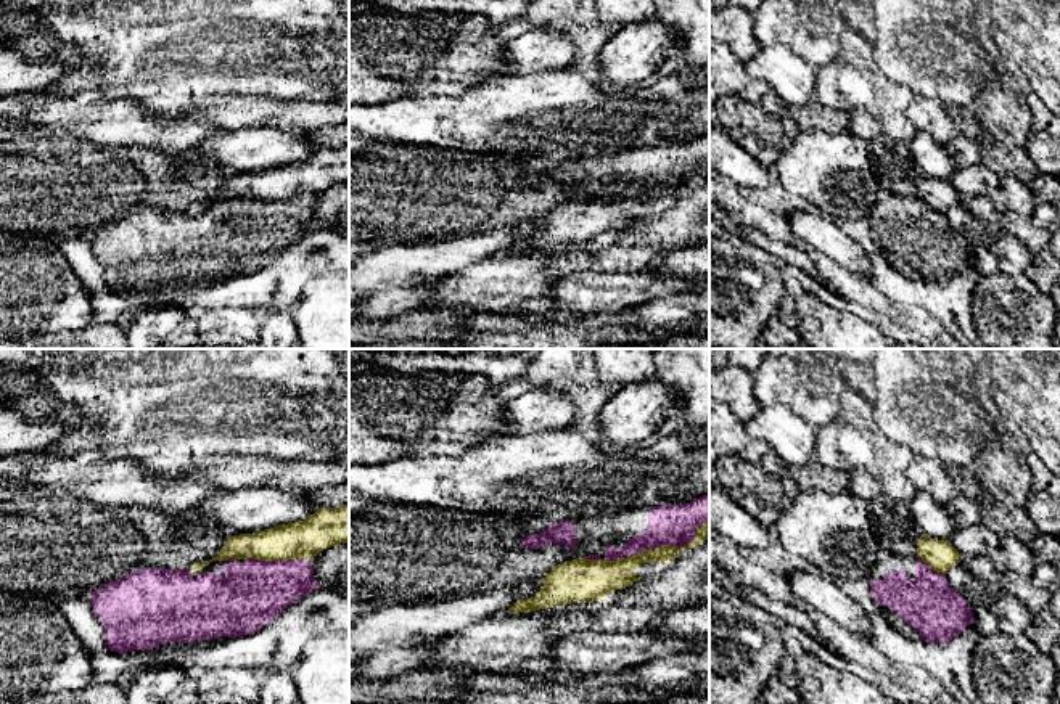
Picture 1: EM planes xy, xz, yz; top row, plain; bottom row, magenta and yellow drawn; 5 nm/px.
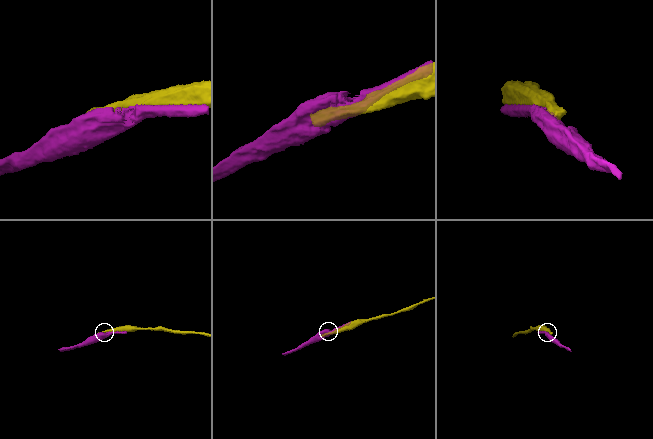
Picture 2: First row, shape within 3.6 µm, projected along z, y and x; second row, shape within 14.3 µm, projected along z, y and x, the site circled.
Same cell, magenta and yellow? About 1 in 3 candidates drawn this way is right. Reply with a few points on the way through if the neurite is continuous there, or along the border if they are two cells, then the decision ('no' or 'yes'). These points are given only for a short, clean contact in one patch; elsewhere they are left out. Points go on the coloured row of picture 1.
no

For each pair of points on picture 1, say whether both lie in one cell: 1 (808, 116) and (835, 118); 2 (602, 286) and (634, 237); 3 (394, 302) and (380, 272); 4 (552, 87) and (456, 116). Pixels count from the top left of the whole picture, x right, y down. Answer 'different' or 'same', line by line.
1: same
2: different
3: different
4: same

